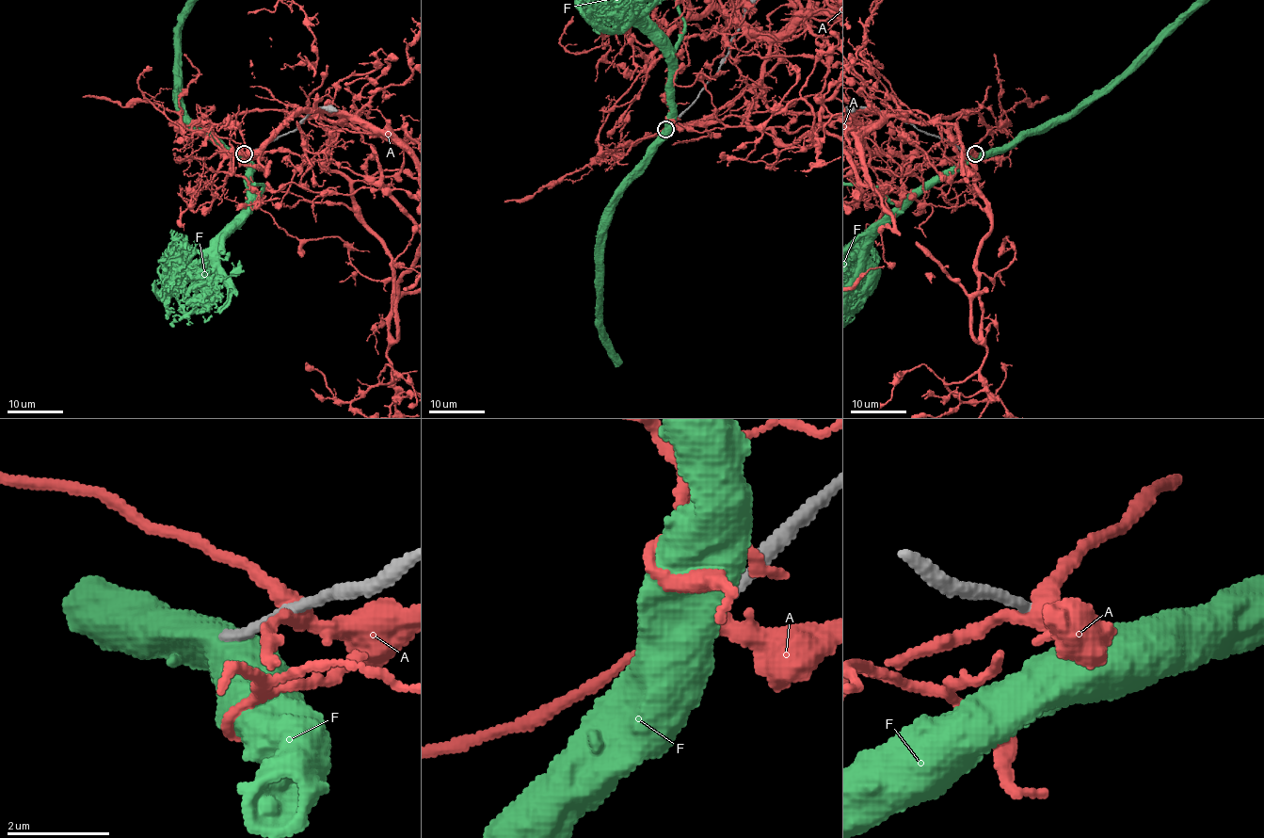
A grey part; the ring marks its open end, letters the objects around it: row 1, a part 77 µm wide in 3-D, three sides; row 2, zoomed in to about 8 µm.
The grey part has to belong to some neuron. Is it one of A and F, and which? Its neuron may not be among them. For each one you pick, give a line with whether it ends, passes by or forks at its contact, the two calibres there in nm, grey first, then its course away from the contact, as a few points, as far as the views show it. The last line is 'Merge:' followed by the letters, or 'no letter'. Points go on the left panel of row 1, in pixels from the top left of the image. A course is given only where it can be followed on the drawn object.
Merge: no letter

